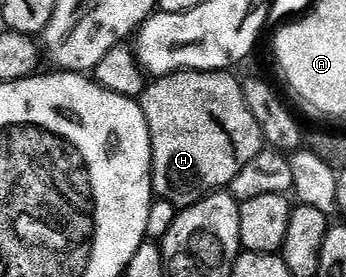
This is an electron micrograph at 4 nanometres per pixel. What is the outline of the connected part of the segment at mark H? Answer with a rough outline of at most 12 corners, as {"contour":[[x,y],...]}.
{"contour":[[184,69],[138,100],[152,191],[175,207],[265,149],[232,71]]}

